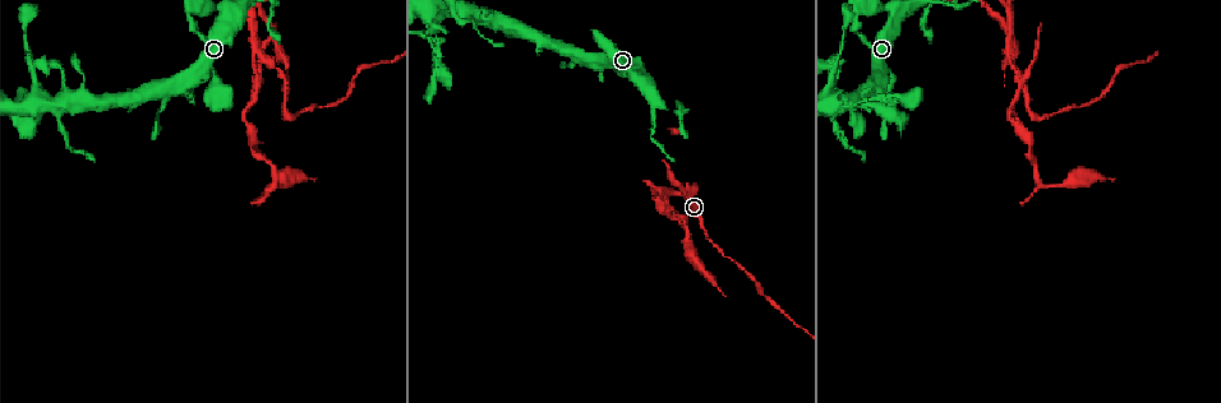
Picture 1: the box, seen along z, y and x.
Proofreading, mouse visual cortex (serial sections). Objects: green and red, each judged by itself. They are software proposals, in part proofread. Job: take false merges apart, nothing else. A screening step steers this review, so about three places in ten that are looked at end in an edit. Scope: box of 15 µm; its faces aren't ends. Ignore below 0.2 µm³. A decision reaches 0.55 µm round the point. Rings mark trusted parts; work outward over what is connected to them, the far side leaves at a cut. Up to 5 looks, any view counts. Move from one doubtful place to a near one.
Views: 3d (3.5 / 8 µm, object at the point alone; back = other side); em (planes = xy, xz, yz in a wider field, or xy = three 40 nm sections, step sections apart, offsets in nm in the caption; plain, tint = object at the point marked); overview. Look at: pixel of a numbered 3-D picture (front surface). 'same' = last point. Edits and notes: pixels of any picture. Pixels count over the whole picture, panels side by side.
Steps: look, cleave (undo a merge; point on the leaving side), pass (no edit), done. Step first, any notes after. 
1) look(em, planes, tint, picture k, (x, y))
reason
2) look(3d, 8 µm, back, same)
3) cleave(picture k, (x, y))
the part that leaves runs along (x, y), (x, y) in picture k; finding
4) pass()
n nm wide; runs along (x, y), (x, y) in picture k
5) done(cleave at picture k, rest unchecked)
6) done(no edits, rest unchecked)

look(3d, 3.5 µm, back, picture 1, (624, 73))
sudden change in width

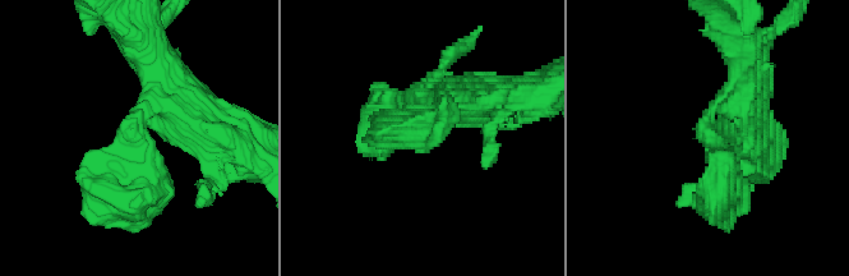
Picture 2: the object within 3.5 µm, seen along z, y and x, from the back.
look(em, xy, step 5, tint, picture 2, (715, 141))

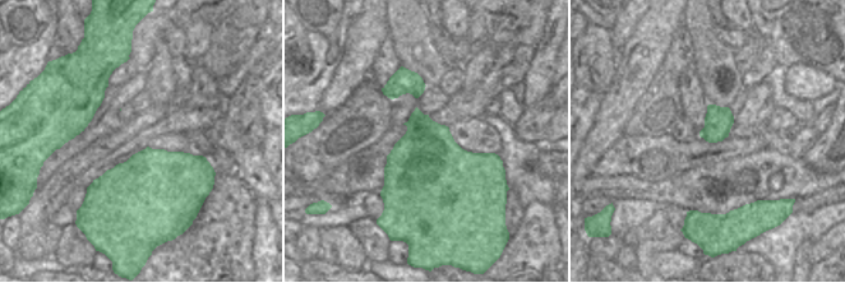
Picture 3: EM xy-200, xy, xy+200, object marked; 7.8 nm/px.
pass()
runs along (175, 87), (97, 216) in picture 2; all the same cell

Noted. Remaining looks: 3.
look(em, xy, step 3, tint, picture 1, (68, 99))
thick turns thin

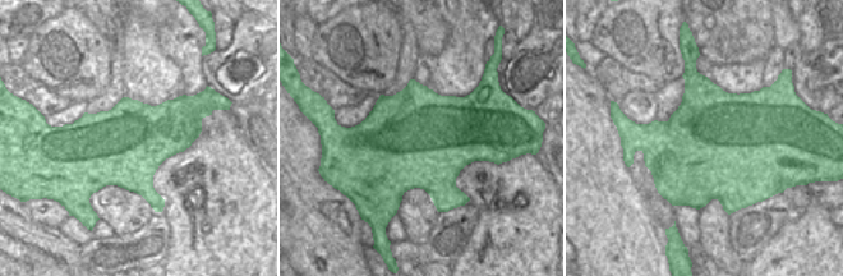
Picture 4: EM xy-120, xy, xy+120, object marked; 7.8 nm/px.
look(3d, 3.5 µm, same)
see where the arms go

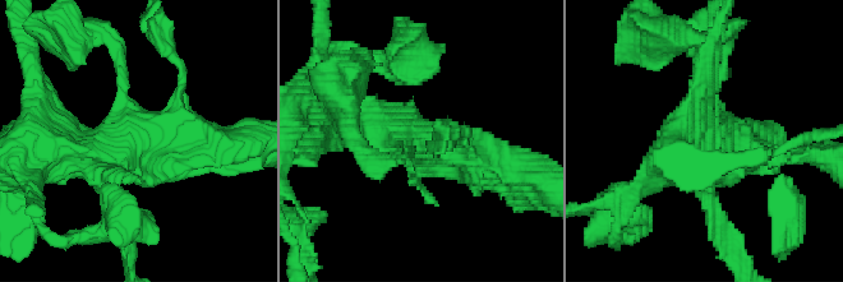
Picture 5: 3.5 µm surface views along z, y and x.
pass()
runs along (508, 169), (454, 146), (351, 120) in picture 5; one cell here

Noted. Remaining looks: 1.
done(no edits, rest unchecked)

